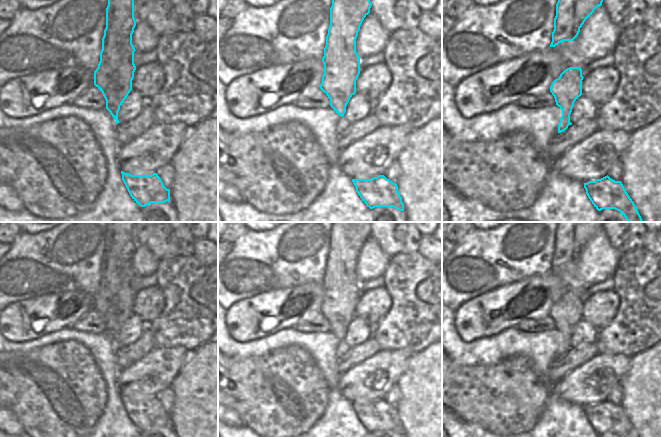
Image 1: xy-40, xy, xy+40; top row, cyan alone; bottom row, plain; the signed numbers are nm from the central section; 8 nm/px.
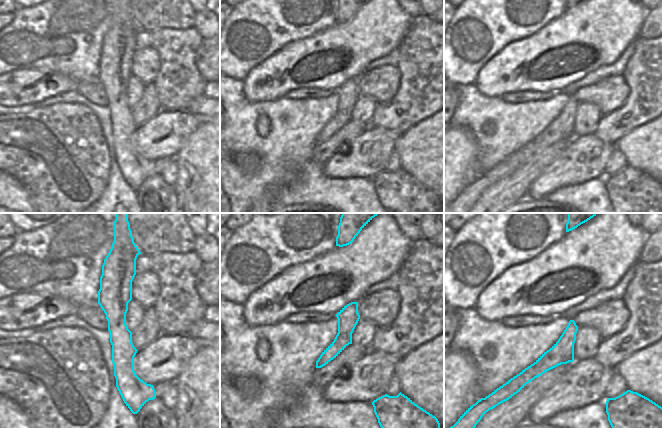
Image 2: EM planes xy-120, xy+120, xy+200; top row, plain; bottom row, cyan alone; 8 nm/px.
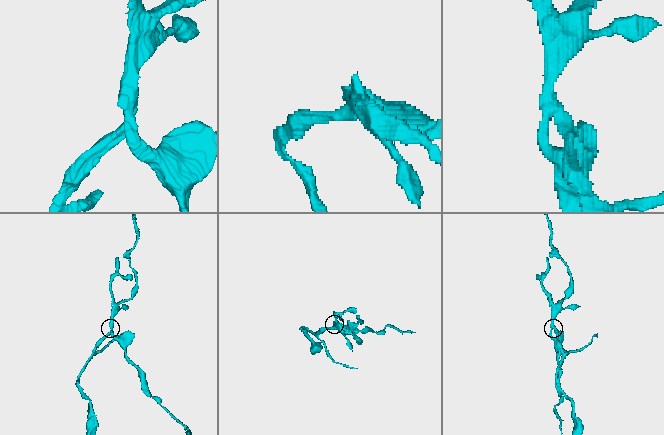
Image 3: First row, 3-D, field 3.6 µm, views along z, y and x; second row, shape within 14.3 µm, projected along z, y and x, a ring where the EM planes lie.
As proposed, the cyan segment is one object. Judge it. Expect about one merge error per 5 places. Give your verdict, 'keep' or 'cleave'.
cleave

